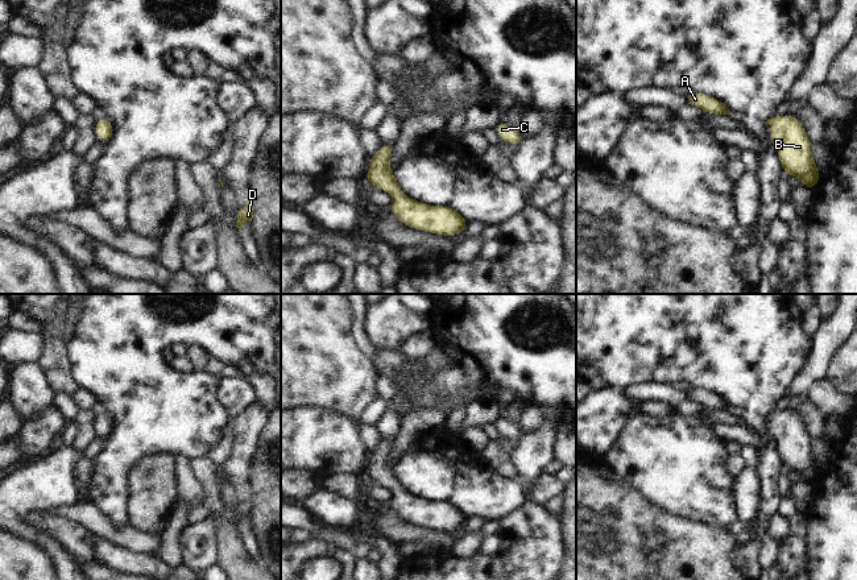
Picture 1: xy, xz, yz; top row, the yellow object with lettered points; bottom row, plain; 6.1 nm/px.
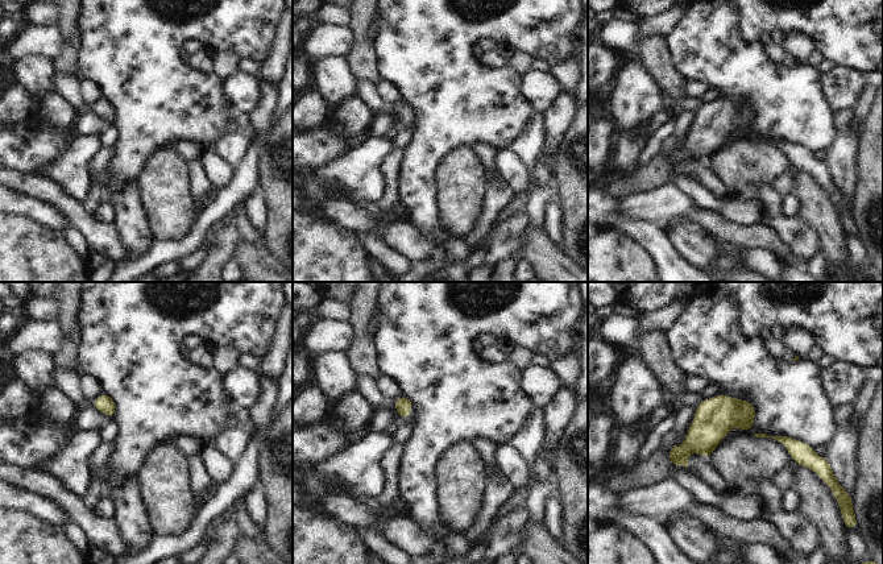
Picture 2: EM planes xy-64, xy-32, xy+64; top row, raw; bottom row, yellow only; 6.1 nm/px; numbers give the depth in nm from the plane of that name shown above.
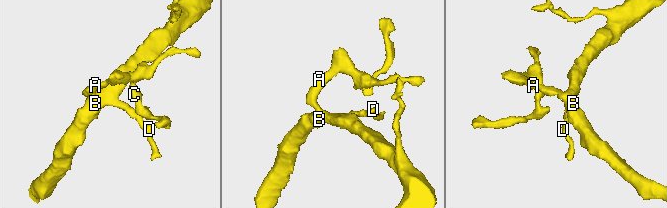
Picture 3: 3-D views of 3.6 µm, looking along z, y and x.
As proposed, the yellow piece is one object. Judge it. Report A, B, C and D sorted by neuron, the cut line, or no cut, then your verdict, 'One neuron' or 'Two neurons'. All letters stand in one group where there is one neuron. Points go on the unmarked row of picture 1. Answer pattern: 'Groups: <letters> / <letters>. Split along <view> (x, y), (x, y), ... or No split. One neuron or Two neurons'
Groups: A B C D. No split. One neuron

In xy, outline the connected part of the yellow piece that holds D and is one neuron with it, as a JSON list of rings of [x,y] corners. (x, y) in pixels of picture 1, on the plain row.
[[[247,494],[245,501],[237,506],[237,523],[241,525],[244,522],[245,518],[252,517],[253,514],[253,502],[249,497],[249,494]]]

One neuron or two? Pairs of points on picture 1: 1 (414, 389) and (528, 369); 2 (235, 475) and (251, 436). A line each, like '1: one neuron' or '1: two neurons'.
1: two neurons
2: one neuron

